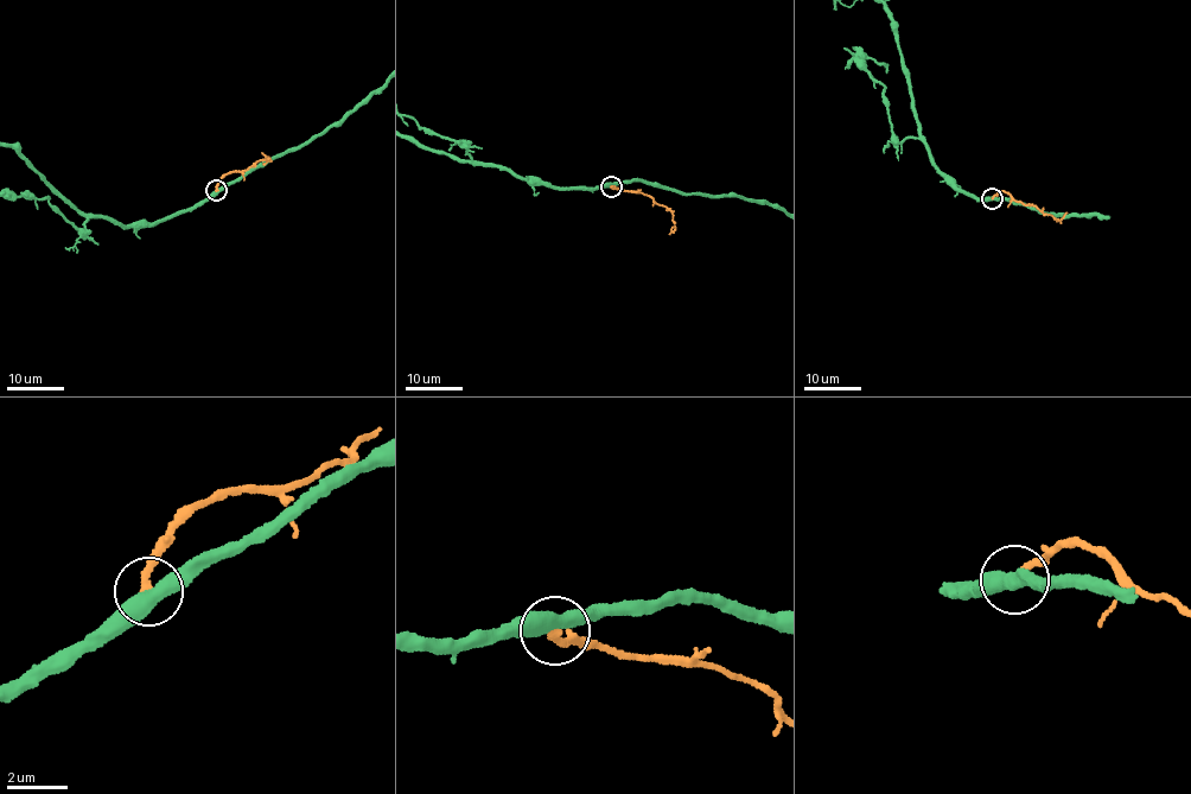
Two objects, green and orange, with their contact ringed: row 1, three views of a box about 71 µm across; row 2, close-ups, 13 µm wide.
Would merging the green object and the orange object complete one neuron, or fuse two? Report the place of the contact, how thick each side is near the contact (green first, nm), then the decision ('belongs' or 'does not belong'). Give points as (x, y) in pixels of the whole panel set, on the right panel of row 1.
place (992, 198); calibres 480 and 260 nm; does not belong

